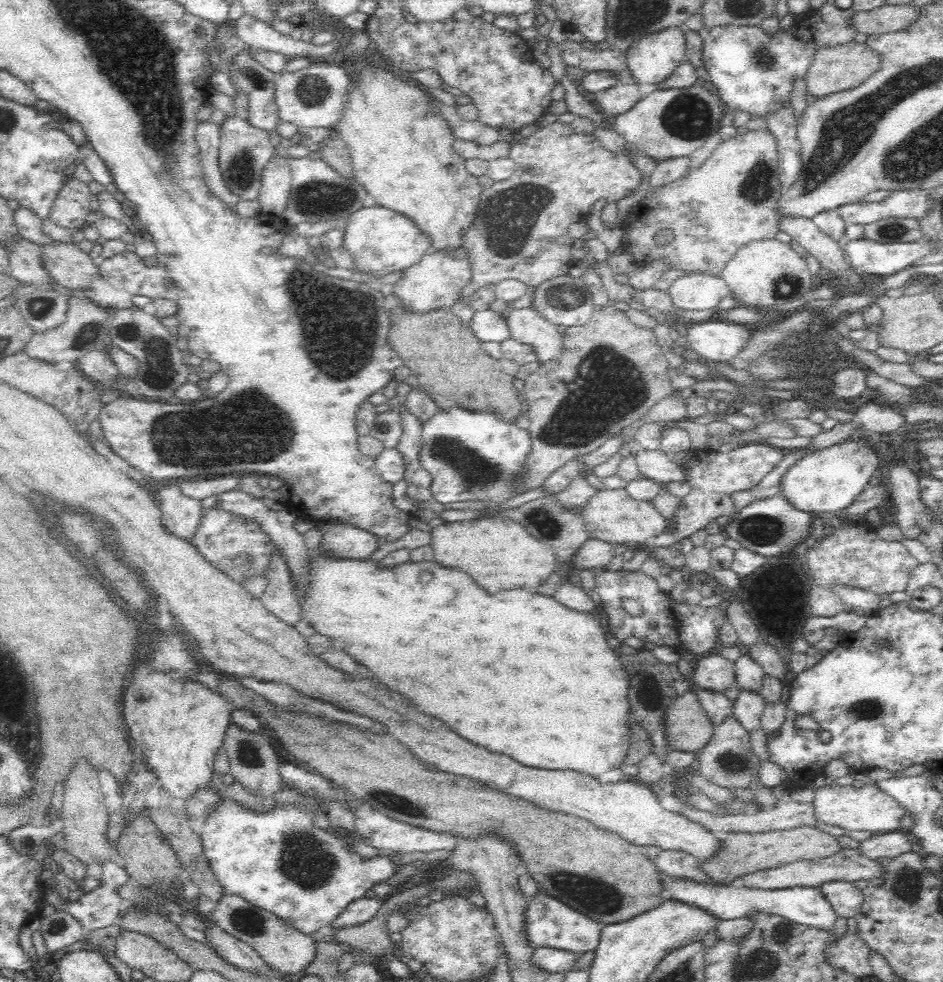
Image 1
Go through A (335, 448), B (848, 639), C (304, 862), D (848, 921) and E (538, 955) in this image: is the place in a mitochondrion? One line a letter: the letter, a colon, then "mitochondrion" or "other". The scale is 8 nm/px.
A: other
B: other
C: mitochondrion
D: other
E: other

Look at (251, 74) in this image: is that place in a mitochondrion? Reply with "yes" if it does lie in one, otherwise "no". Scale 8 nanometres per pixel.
yes

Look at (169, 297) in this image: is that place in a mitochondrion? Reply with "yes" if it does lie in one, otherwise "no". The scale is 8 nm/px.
no

